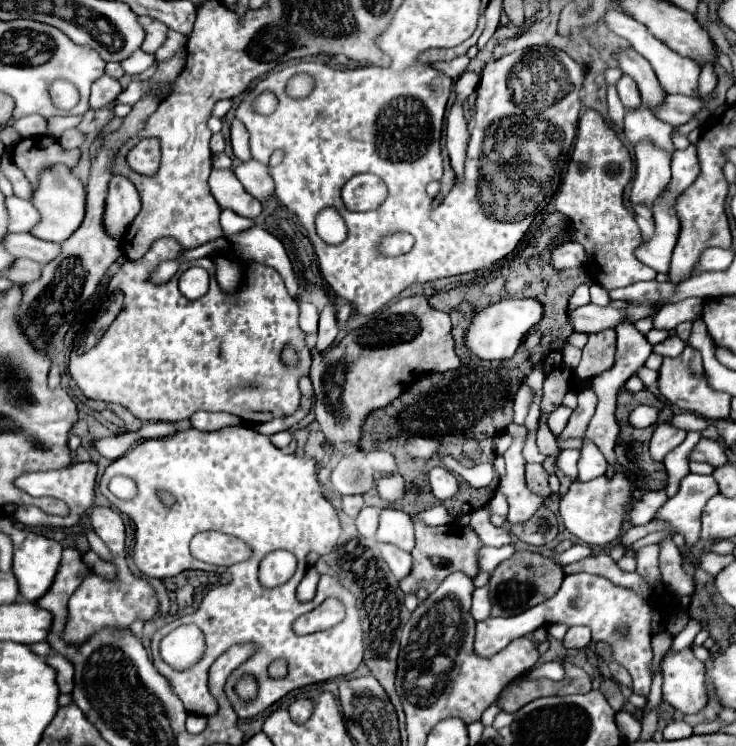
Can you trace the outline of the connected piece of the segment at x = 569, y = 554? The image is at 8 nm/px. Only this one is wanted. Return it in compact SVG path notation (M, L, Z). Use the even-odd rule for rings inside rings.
M574 544L570 550L566 550L566 552L562 552L562 554L554 554L552 550L542 550L542 556L550 556L550 558L554 558L558 564L566 566L566 564L570 564L570 562L578 562L578 560L582 560L582 558L592 556L592 548L586 546L586 544Z

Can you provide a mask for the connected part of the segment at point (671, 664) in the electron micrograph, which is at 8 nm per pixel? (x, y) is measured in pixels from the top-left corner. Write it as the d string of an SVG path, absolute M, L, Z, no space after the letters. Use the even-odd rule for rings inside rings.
M684 648L682 652L666 652L662 656L662 698L682 714L698 714L692 666L704 666L704 662L694 656L692 648Z

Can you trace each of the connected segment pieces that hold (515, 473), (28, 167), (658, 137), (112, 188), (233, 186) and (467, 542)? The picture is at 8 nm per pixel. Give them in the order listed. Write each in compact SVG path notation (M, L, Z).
M510 424L506 428L506 432L514 438L512 446L506 450L504 460L506 460L506 476L500 480L498 490L506 496L508 504L510 504L510 522L524 522L532 516L532 512L538 510L538 506L542 504L542 498L532 494L526 488L524 482L524 466L526 460L522 456L522 448L526 444L528 438L528 430L526 426L518 426L518 424Z
M46 136L20 140L12 154L14 164L26 174L26 178L32 184L38 182L38 174L42 170L60 162L74 168L78 158L80 158L80 150L62 150L56 140Z
M638 108L630 110L624 116L624 136L628 138L630 144L638 144L642 140L650 140L654 146L662 148L668 154L674 154L674 144L672 144L672 126L658 120L650 110Z
M114 176L108 186L106 208L104 208L106 234L114 240L120 240L138 212L140 212L140 196L134 184L124 176Z
M214 168L210 174L210 190L222 208L230 208L240 216L256 218L262 212L262 204L244 190L232 170Z
M414 522L416 528L416 548L412 550L412 558L414 558L414 566L412 572L400 582L400 590L404 594L414 594L420 588L434 592L436 586L452 572L462 570L466 574L470 574L470 578L474 578L478 574L478 550L480 550L480 540L478 536L472 532L472 528L462 526L458 522L452 524L444 524L444 526L426 526L422 522Z

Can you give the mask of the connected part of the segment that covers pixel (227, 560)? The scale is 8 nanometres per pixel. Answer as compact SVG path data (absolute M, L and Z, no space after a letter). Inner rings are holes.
M216 531L195 535L190 542L190 552L198 560L216 566L232 566L250 556L250 550L242 540Z

